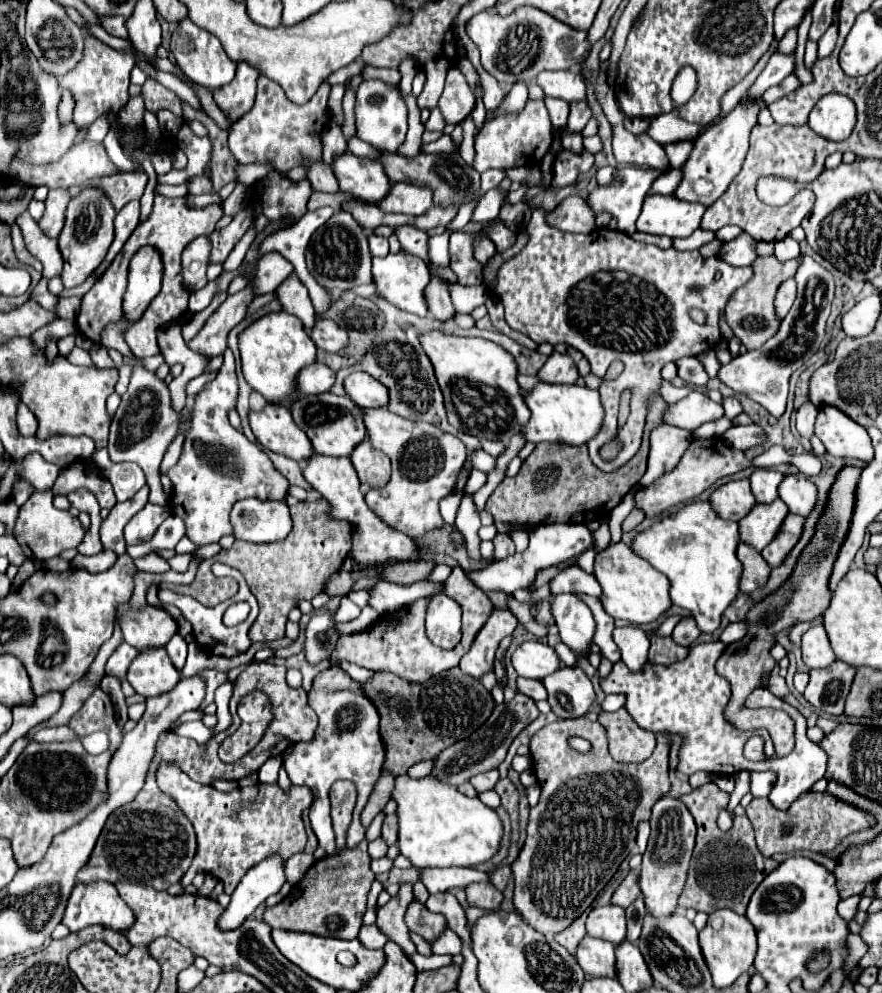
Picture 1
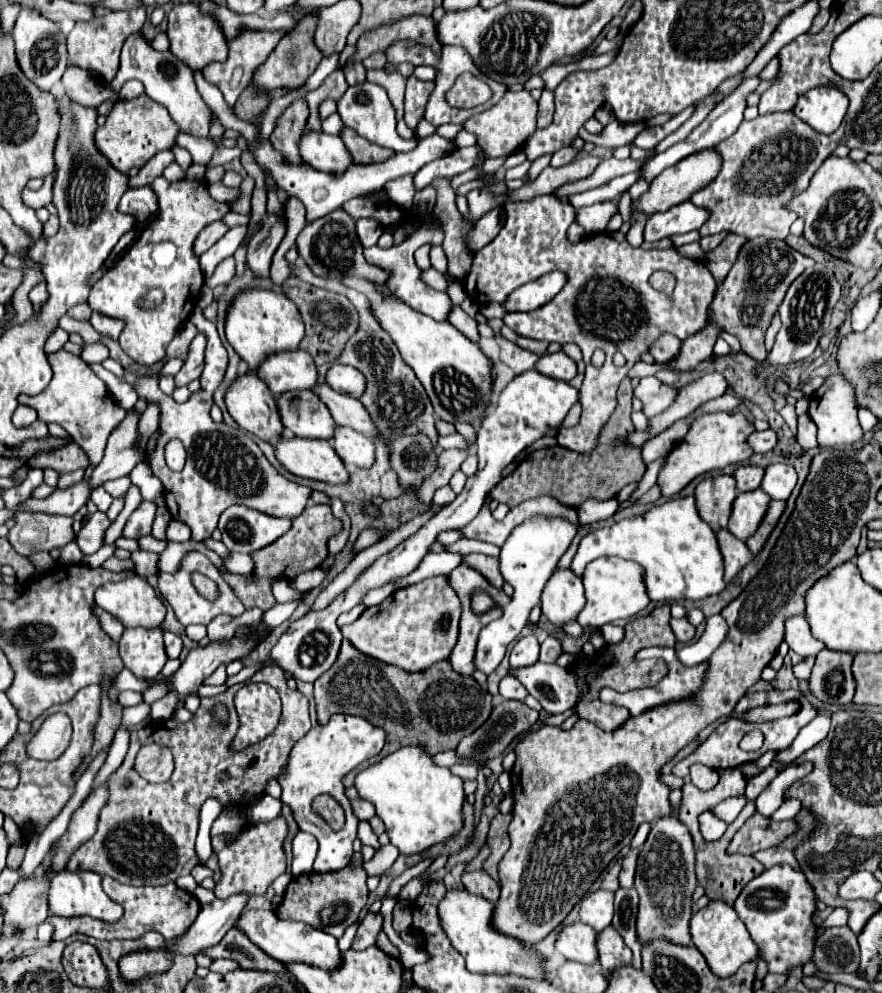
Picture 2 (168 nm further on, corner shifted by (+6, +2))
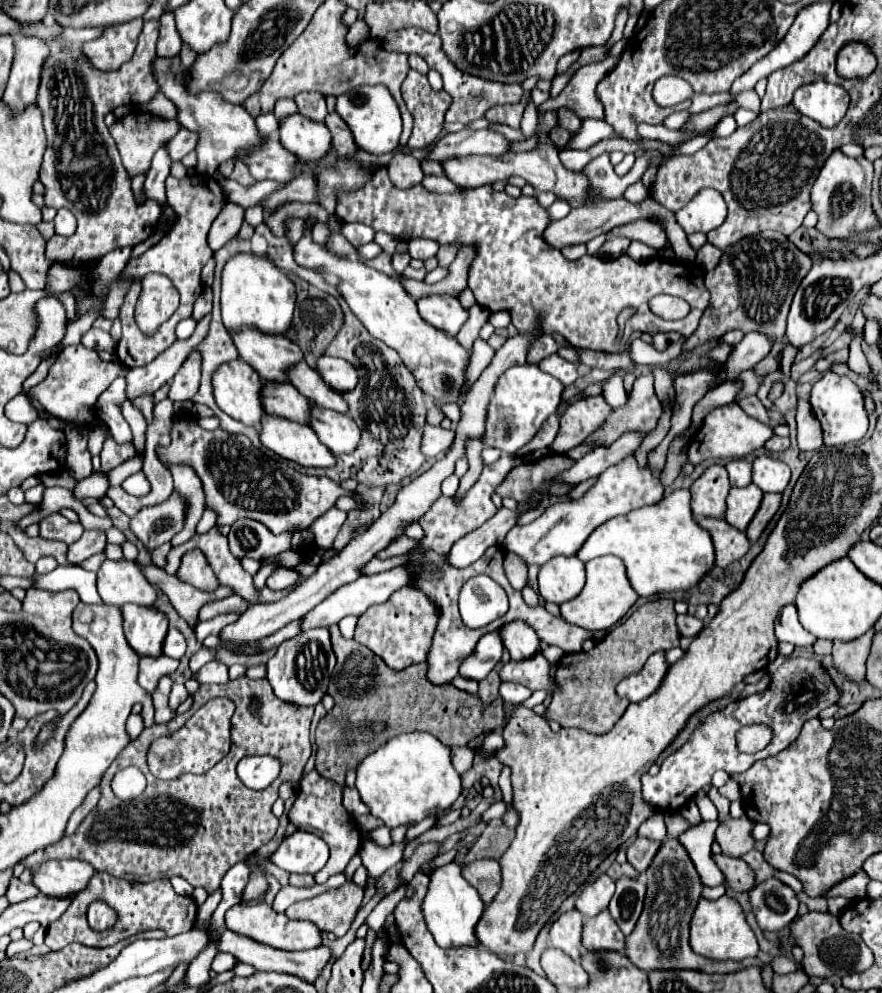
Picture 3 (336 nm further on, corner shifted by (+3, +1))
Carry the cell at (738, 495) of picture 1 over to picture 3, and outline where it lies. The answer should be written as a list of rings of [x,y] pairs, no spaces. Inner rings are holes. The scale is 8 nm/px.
[[[712,464],[704,474],[690,486],[692,492],[692,514],[708,518],[724,518],[726,496],[730,492],[728,472],[720,464]]]

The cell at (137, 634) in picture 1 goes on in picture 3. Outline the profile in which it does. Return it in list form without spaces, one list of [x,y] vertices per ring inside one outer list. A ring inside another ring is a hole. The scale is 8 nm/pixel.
[[[104,560],[98,568],[98,594],[104,604],[122,606],[126,602],[154,604],[156,590],[146,580],[136,560]]]

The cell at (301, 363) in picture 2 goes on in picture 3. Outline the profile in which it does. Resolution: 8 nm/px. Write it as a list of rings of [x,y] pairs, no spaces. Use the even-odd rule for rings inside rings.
[[[242,326],[238,332],[230,332],[236,348],[238,348],[238,354],[240,358],[244,358],[250,366],[254,366],[254,370],[258,372],[258,376],[262,380],[272,380],[272,382],[288,382],[286,380],[286,374],[284,370],[290,366],[290,364],[296,364],[298,360],[302,360],[302,350],[290,342],[286,336],[280,336],[280,334],[266,334],[254,326]]]

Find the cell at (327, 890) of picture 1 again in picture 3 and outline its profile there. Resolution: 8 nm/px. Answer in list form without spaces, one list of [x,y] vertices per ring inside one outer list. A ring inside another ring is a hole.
[[[346,882],[340,888],[332,888],[310,900],[292,904],[286,914],[290,918],[298,916],[296,920],[308,920],[312,924],[318,924],[320,930],[334,932],[336,938],[342,938],[350,928],[362,904],[362,898],[364,890],[354,882]]]

